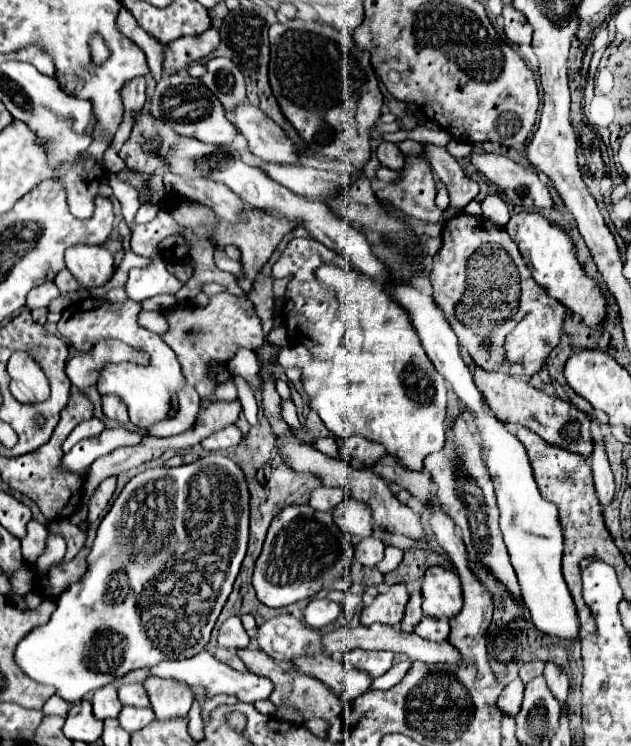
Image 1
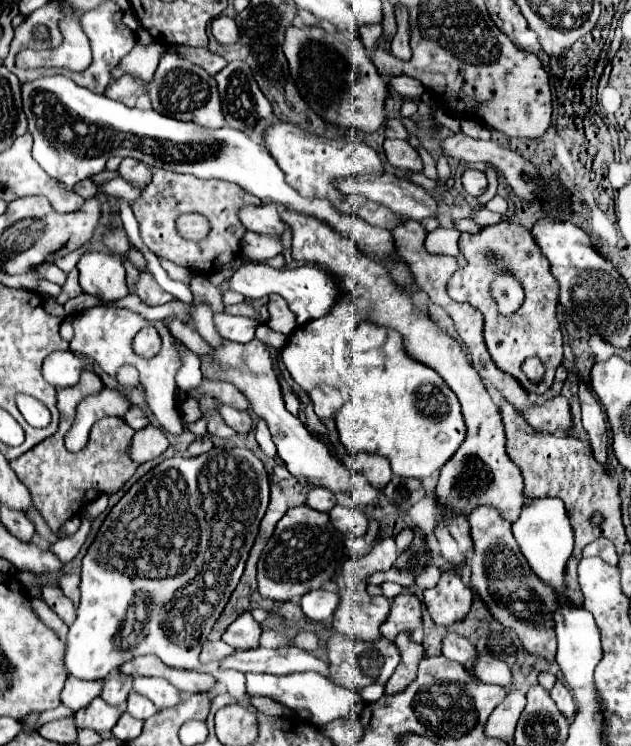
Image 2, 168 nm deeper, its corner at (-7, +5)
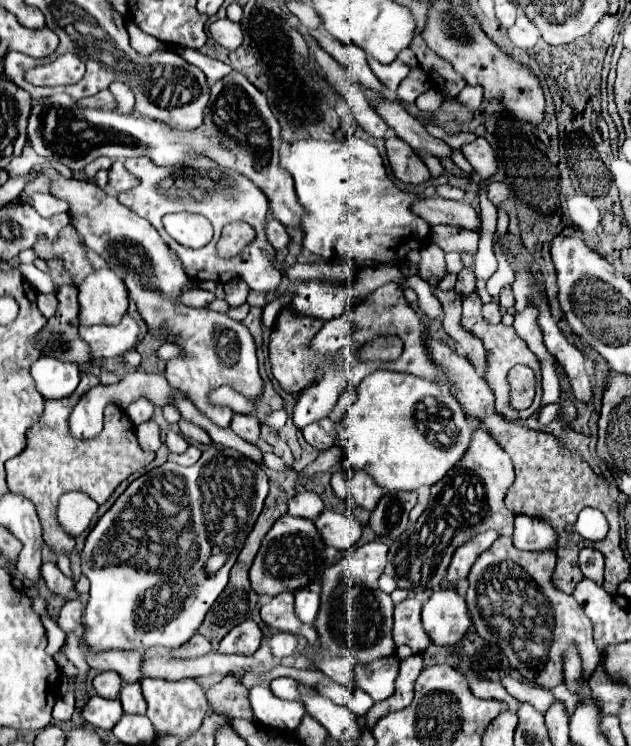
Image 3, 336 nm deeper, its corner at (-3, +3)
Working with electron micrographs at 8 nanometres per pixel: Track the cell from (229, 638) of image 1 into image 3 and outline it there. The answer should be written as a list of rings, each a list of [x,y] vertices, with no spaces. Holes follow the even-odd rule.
[[[247,619],[233,627],[219,643],[219,653],[239,653],[239,655],[253,655],[261,643],[261,629],[253,619]]]

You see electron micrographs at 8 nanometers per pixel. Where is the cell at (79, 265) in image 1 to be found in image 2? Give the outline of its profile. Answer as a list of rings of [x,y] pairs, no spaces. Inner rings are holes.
[[[85,253],[79,259],[77,269],[83,293],[97,297],[101,305],[115,303],[129,293],[125,283],[125,267],[117,255]]]

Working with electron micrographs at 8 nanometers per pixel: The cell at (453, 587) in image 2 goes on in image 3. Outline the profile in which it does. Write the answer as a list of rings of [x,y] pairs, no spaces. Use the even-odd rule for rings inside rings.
[[[439,589],[423,603],[423,627],[437,645],[459,643],[469,625],[465,599],[455,589]]]

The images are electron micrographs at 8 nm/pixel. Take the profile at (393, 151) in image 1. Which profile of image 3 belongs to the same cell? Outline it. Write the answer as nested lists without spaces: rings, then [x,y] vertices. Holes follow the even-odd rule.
[[[395,135],[389,137],[385,141],[385,149],[387,149],[387,159],[389,159],[389,165],[393,169],[393,175],[399,181],[419,185],[431,177],[429,169],[419,159],[419,155],[399,137],[395,137]]]

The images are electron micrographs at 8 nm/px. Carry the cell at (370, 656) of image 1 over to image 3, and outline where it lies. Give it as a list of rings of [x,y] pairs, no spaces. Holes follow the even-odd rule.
[[[385,657],[367,665],[355,663],[355,685],[369,693],[373,701],[383,701],[395,691],[395,677],[399,669],[399,657]]]

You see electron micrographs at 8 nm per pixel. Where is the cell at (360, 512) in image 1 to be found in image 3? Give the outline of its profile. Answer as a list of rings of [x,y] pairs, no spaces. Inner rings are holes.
[[[323,511],[315,519],[315,525],[329,547],[349,549],[361,537],[361,525],[353,517],[339,511]]]

